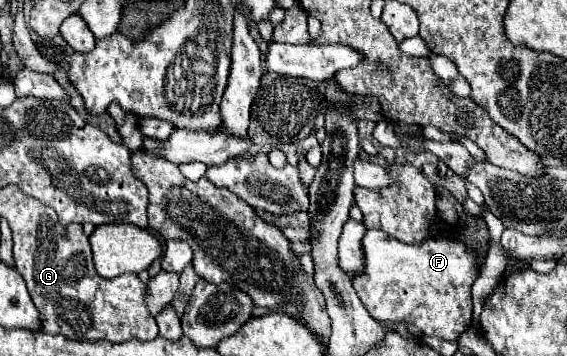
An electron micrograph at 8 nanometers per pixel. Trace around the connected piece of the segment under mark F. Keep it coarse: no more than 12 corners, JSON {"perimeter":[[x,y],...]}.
{"perimeter":[[367,230],[353,288],[375,320],[457,340],[477,248]]}

